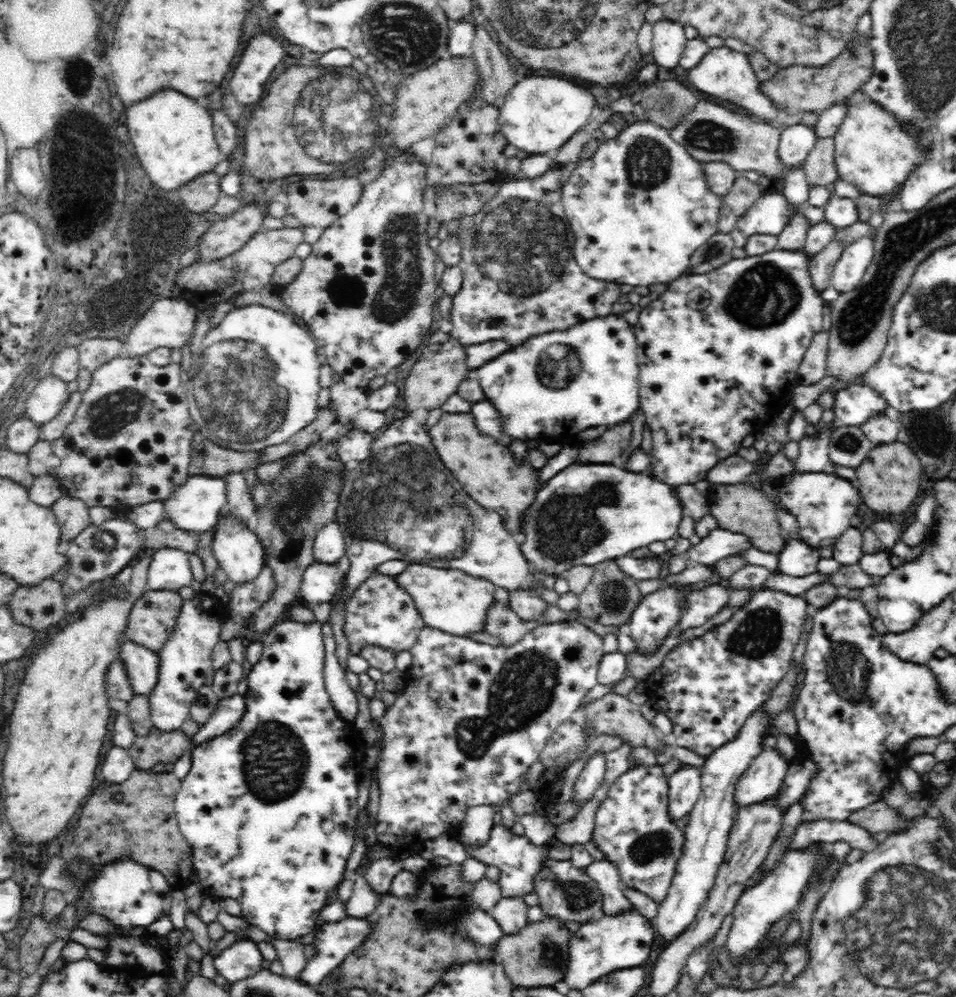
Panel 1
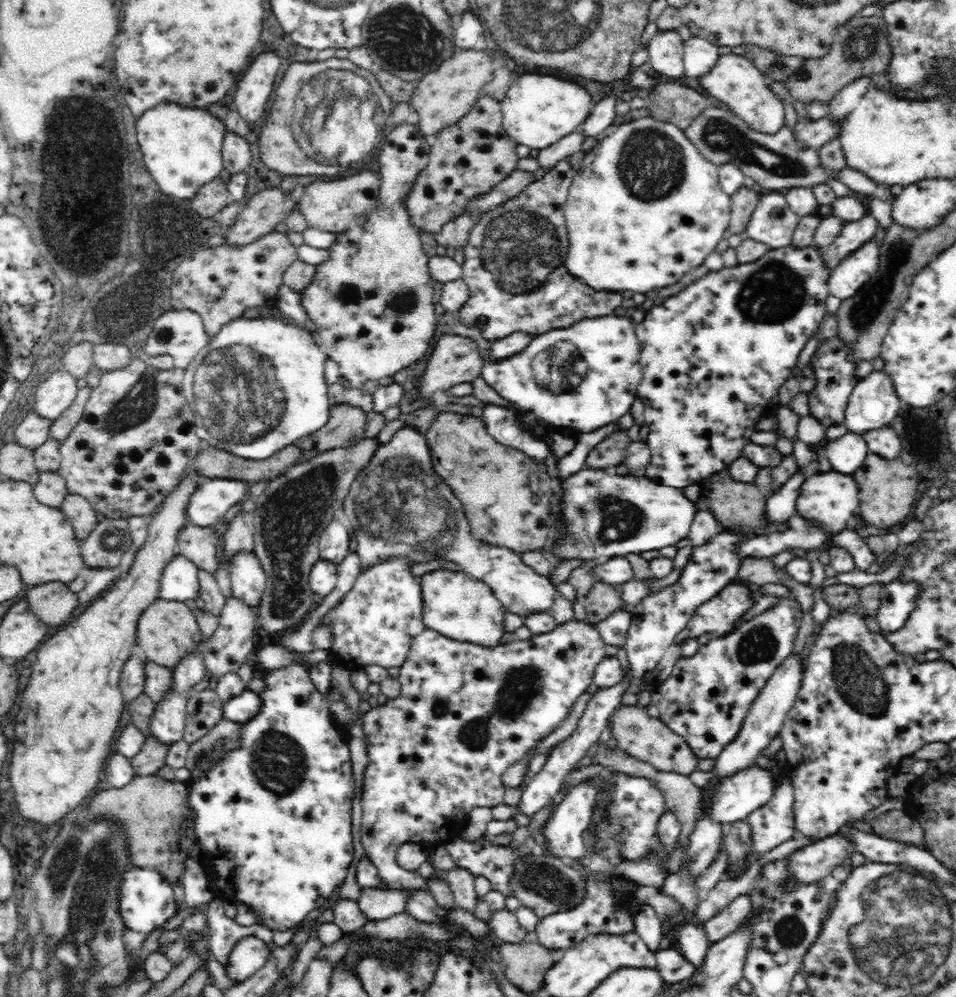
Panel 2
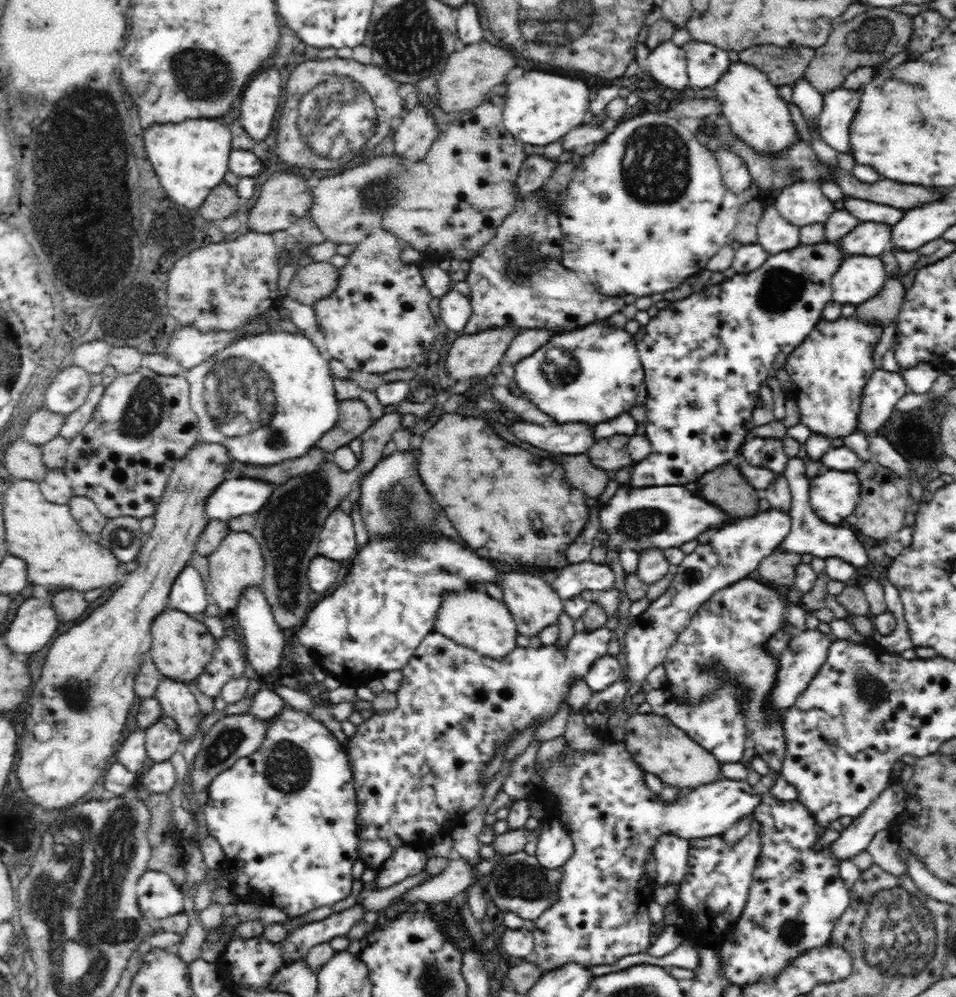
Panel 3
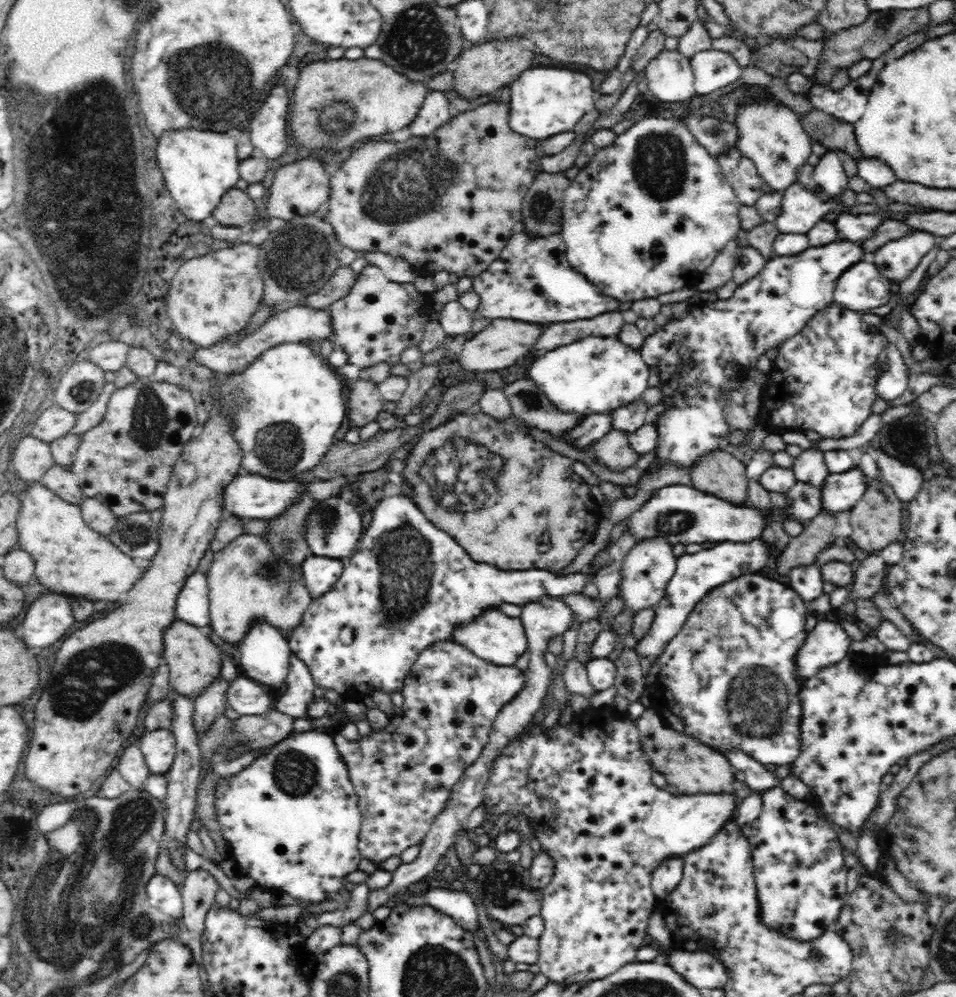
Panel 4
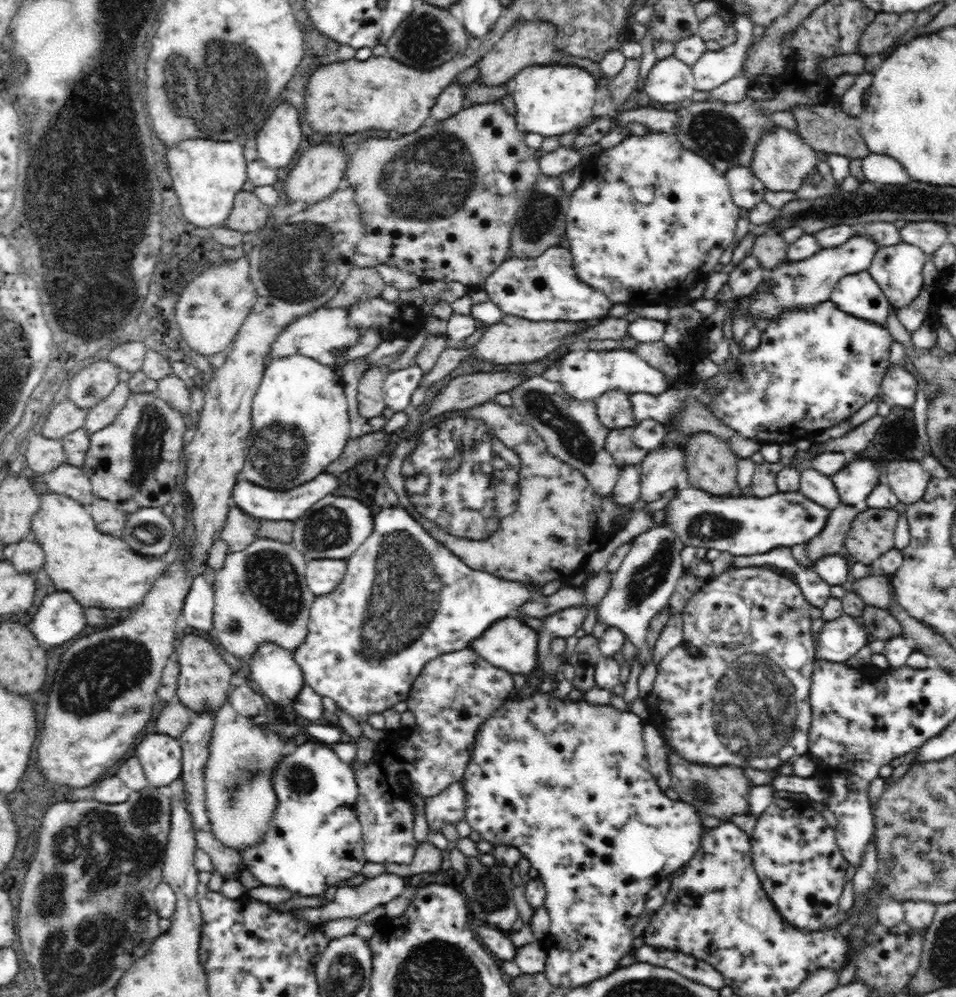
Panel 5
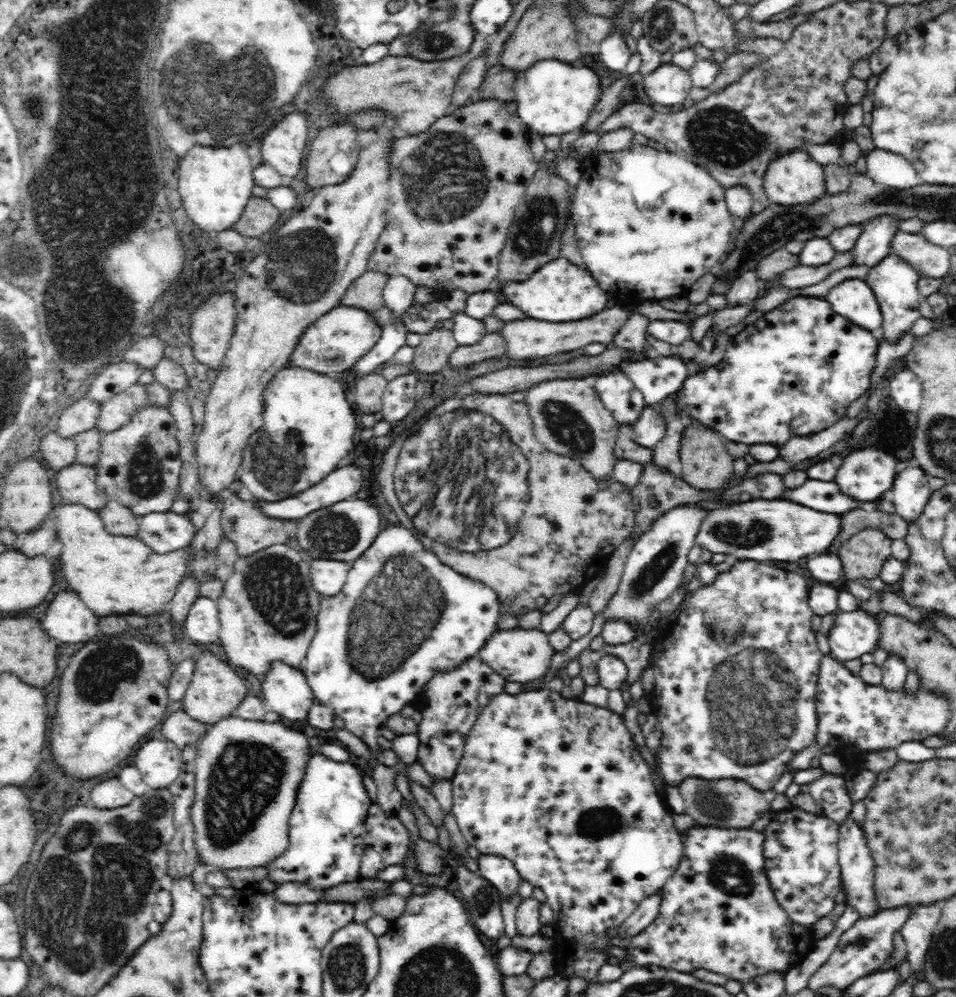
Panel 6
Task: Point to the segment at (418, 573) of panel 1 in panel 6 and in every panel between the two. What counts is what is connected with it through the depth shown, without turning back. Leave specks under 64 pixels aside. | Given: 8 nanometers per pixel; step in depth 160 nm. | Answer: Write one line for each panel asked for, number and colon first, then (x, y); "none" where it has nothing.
2: (459, 607)
3: (472, 618)
4: (497, 638)
5: (510, 644)
6: (522, 656)

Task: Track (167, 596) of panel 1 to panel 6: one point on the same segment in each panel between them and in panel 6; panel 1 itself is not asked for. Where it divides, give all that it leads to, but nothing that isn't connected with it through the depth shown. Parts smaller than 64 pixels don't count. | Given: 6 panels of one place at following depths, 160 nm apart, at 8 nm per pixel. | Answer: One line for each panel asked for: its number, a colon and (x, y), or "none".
2: (166, 629)
3: (181, 647)
4: (194, 662)
5: (204, 685)
6: (215, 691)

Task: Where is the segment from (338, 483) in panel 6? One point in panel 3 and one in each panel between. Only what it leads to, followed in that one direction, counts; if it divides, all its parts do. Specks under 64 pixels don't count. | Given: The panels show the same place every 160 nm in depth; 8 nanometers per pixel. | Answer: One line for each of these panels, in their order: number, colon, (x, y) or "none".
3: (235, 497)
4: (252, 497)
5: (261, 503)

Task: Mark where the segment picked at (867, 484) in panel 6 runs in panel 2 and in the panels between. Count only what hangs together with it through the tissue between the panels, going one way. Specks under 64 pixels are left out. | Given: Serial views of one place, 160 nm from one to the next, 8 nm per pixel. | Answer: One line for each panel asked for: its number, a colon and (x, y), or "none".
2: (828, 500)
3: (834, 496)
4: (840, 492)
5: (854, 483)

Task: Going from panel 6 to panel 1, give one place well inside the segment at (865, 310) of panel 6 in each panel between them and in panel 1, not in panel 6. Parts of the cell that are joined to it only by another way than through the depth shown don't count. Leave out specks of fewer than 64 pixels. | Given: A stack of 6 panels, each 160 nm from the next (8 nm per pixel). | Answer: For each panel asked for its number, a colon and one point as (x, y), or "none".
1: (851, 265)
2: (844, 280)
3: (860, 278)
4: (861, 287)
5: (858, 294)

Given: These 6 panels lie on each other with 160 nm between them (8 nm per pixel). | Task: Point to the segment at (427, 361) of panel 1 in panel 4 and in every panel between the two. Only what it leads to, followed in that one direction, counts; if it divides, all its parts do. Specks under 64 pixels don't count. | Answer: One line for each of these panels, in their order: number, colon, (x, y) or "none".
2: (455, 360)
3: (472, 355)
4: (503, 342)

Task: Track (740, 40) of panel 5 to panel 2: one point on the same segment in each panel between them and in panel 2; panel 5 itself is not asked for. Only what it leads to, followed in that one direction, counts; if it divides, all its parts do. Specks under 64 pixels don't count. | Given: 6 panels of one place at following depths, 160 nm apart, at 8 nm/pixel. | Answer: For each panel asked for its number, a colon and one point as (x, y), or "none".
2: (699, 56)
3: (706, 63)
4: (712, 71)

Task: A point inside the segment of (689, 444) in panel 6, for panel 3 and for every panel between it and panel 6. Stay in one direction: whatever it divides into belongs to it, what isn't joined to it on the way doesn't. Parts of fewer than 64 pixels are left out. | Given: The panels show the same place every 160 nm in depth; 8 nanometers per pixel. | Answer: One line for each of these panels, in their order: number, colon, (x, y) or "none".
3: (725, 486)
4: (719, 473)
5: (710, 464)

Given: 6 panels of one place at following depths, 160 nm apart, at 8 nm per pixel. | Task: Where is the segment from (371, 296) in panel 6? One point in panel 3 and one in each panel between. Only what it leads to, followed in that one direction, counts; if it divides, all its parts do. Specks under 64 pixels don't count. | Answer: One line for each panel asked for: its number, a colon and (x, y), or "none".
3: (312, 283)
4: (338, 285)
5: (359, 280)

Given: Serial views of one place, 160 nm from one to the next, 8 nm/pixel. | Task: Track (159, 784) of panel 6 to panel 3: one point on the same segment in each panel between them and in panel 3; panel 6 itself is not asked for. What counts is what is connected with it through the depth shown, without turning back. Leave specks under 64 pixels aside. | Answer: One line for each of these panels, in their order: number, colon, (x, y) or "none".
3: (162, 739)
4: (158, 747)
5: (160, 755)

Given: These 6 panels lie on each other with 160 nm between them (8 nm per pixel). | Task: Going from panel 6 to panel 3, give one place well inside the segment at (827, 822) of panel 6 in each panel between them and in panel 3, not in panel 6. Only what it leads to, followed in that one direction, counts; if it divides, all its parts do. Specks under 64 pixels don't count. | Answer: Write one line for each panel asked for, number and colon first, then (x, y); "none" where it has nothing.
3: (797, 895)
4: (798, 861)
5: (795, 853)

